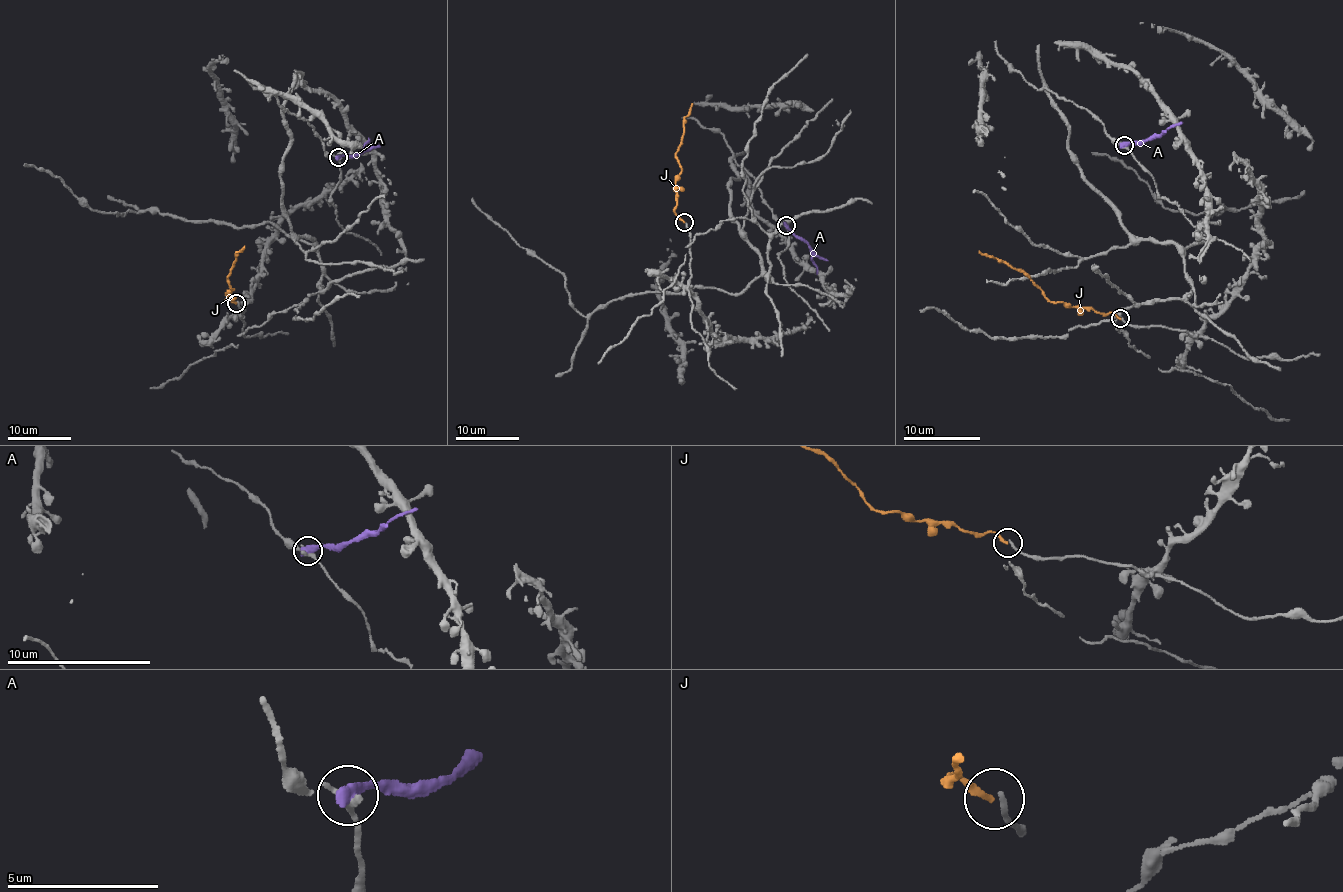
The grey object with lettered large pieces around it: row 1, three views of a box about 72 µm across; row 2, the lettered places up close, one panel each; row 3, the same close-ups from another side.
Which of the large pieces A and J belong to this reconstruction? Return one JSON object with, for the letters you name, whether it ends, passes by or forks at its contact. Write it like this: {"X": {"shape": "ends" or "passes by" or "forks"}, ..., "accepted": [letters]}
{"J": {"shape": "ends"}, "accepted": ["J"]}

